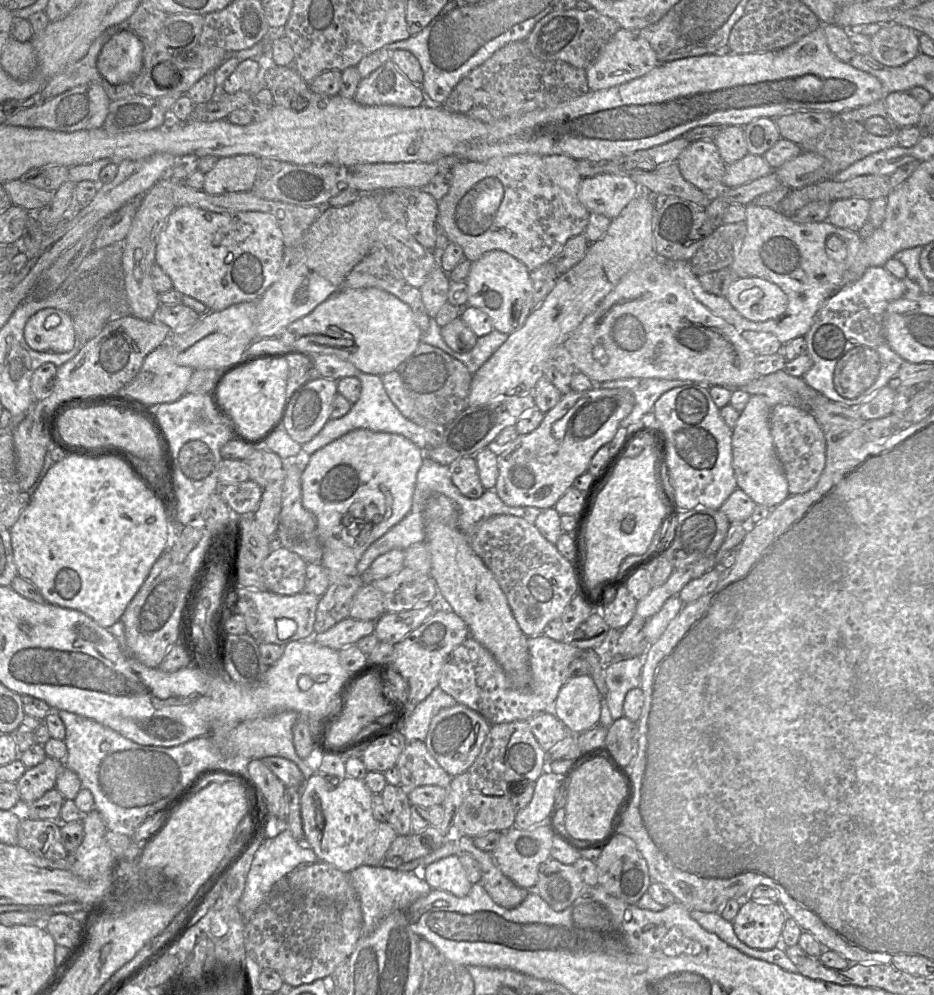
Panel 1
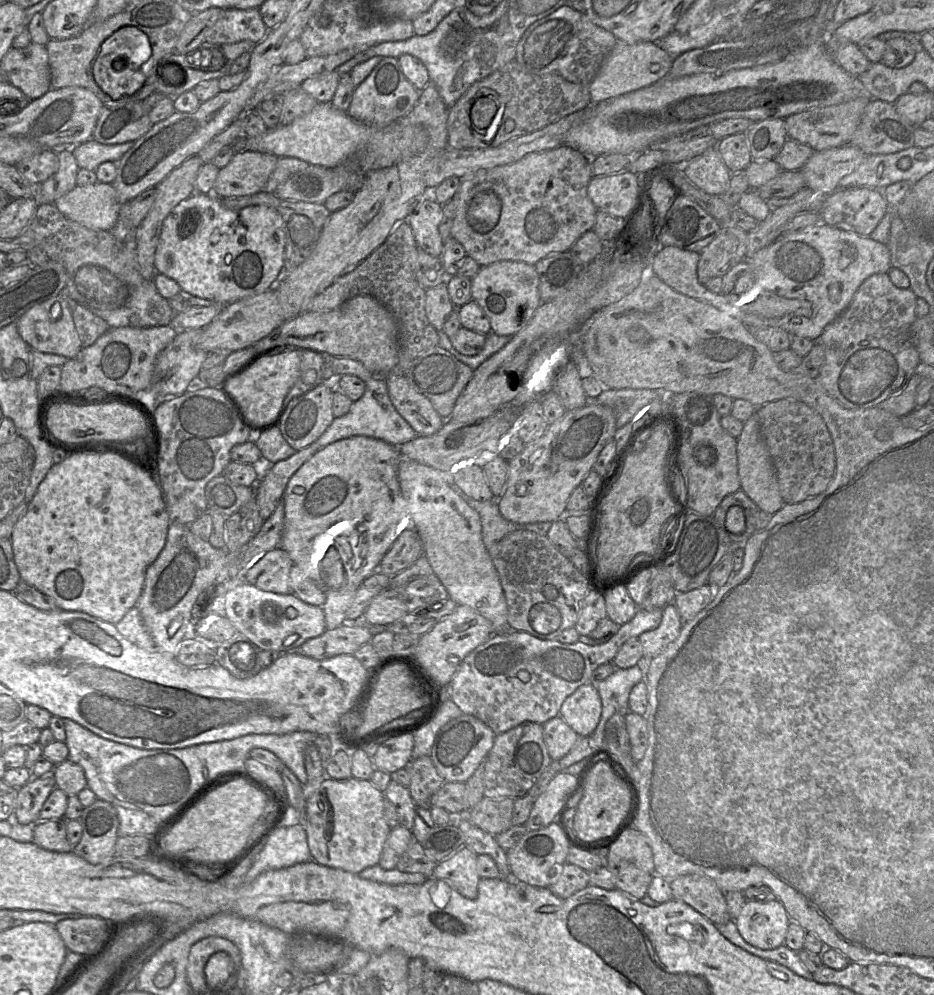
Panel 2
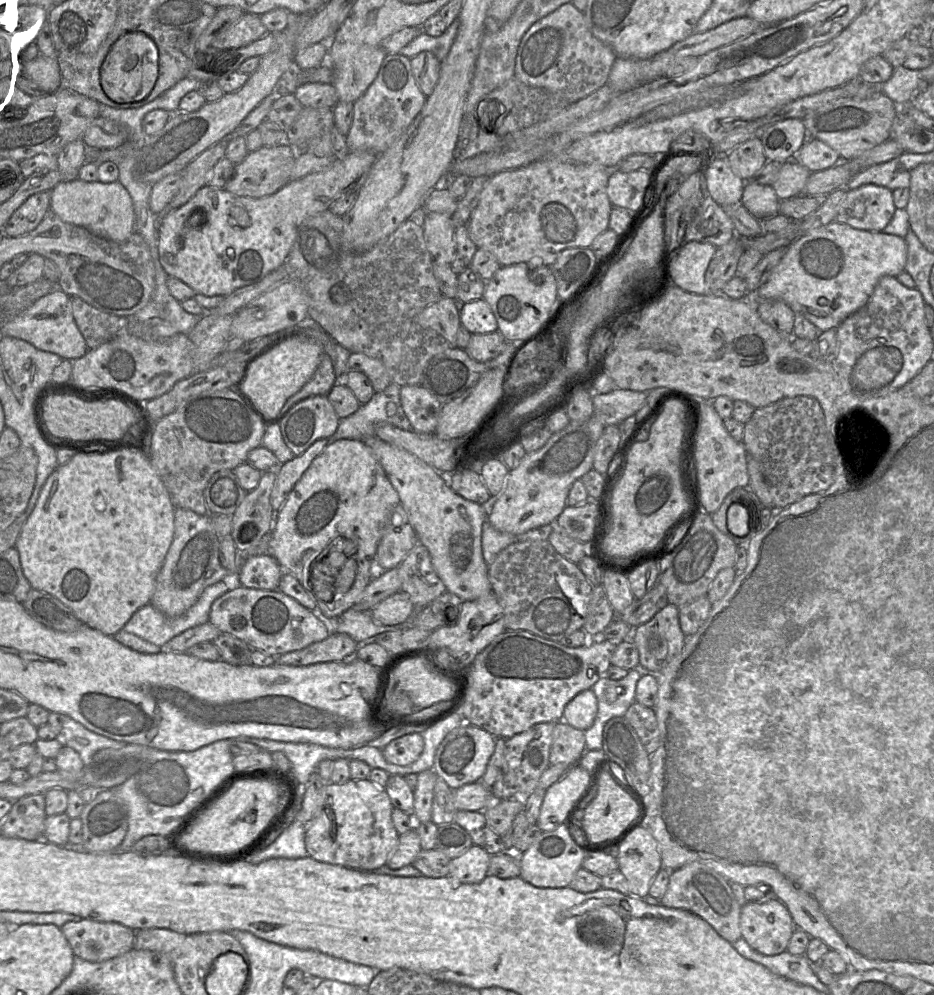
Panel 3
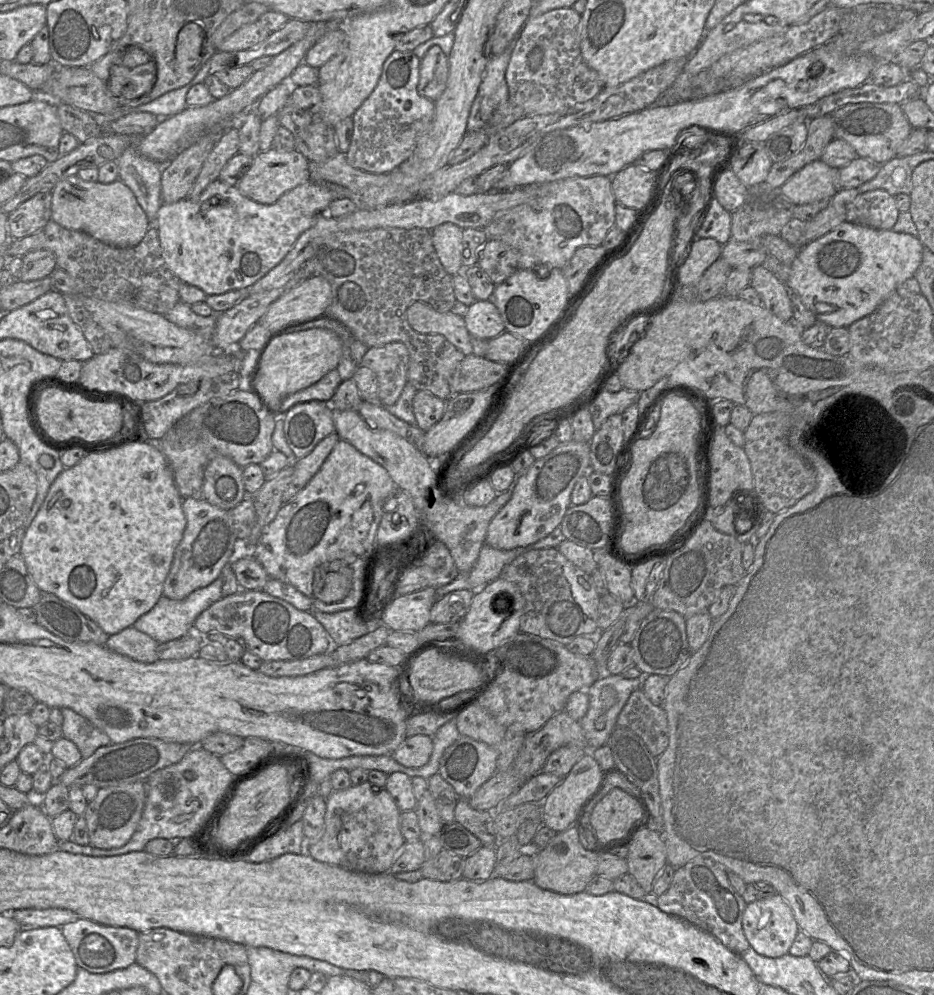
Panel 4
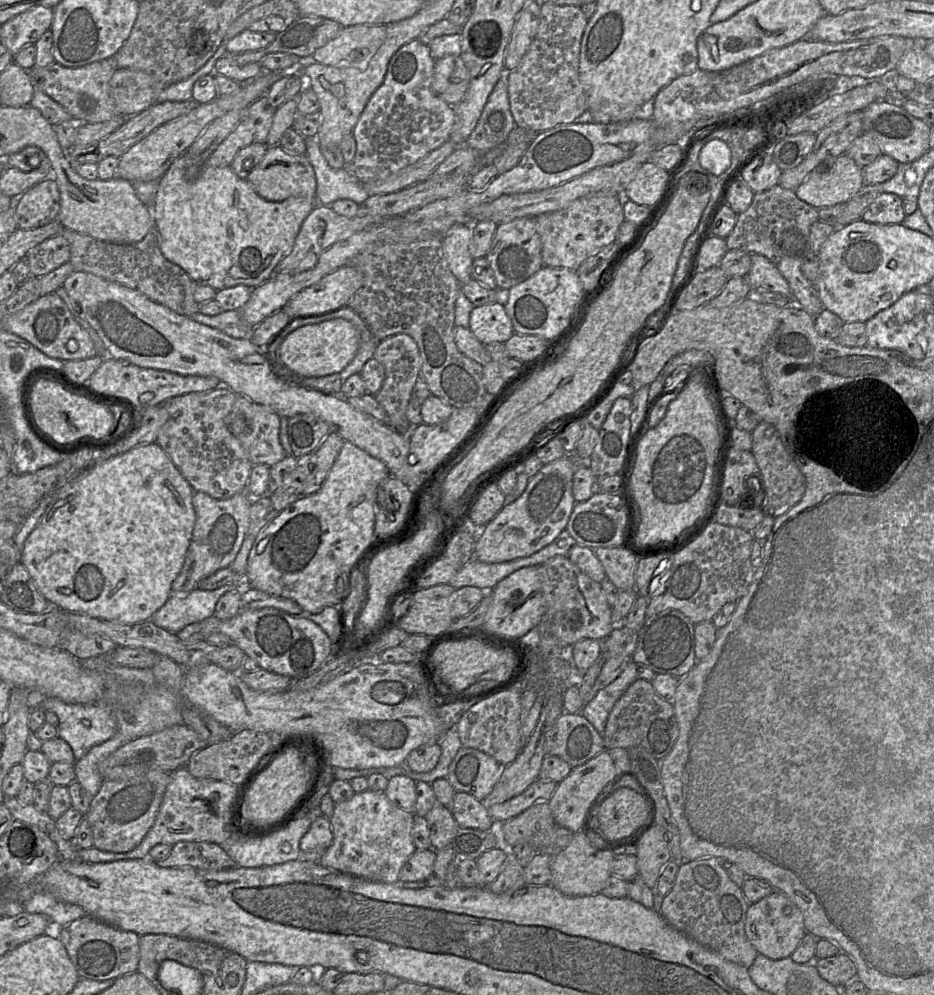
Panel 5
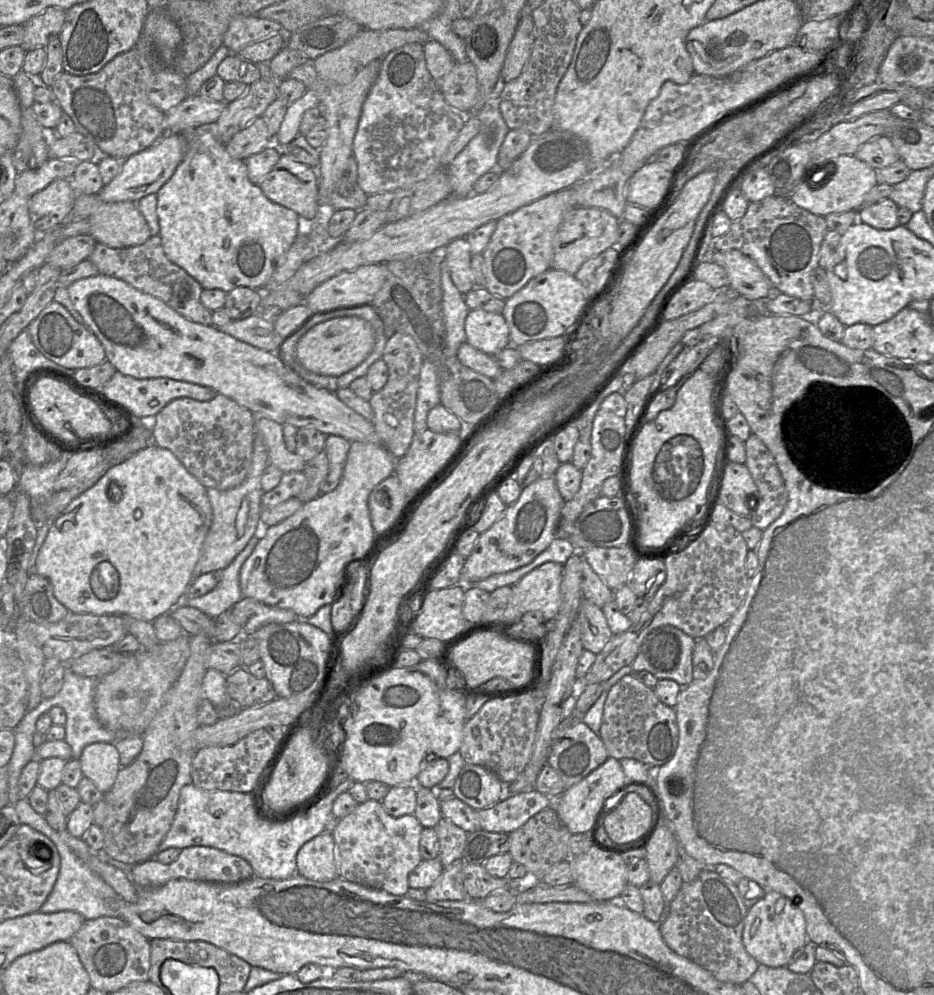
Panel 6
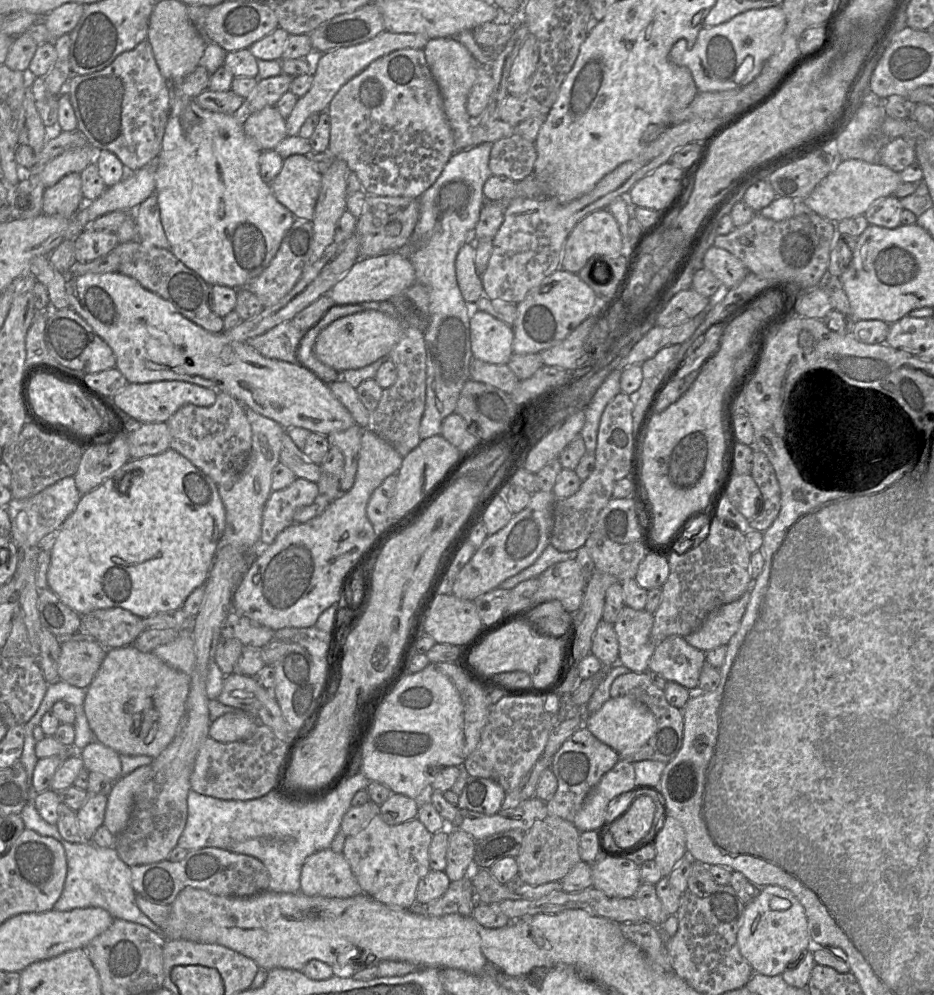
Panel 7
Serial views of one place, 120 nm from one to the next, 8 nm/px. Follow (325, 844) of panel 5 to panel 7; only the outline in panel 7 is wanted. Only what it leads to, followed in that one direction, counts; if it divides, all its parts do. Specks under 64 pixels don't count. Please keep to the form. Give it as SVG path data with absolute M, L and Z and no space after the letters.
M331 848L315 852L305 860L300 892L307 896L340 899L363 894L343 852L337 853Z

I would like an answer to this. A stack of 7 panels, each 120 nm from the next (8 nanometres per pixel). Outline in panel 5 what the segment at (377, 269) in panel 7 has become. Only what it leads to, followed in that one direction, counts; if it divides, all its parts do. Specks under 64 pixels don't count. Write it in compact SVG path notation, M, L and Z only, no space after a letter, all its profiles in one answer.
M345 265L325 275L317 283L295 294L282 310L290 317L297 315L320 314L332 309L348 306L353 294L362 286L363 275L354 265Z

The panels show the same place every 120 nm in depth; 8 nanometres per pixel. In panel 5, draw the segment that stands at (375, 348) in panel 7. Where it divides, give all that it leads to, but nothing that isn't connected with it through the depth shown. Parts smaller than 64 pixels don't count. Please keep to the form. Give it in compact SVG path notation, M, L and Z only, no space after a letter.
M335 318L300 327L288 334L277 350L277 358L299 377L325 377L340 373L351 363L359 342L360 333L356 326L344 318Z

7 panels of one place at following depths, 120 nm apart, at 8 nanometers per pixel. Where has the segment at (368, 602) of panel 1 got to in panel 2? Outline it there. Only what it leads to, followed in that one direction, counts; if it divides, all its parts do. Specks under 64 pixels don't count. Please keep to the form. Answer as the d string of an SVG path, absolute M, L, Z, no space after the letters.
M390 588L374 597L362 619L372 626L387 626L407 614L398 595Z

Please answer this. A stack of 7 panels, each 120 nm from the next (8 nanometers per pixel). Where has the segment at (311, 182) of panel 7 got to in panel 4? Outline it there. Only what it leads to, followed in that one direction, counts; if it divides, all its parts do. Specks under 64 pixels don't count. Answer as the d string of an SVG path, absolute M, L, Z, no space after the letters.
M271 147L254 156L250 167L236 186L244 196L262 204L272 204L286 192L309 181L311 181L309 160L302 153L295 149L279 151Z

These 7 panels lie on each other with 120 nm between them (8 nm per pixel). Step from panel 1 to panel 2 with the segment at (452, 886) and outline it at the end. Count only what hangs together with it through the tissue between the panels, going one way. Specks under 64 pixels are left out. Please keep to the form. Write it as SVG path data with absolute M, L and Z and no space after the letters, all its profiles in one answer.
M463 847L435 867L433 877L445 880L463 897L475 899L478 895L480 876L477 871L477 854Z

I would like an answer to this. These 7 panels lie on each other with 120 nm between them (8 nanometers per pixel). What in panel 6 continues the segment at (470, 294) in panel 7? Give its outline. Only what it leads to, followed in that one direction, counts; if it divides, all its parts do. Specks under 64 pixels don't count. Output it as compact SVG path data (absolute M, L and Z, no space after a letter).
M465 237L455 238L444 247L444 261L454 285L463 295L476 287L471 256L470 244Z

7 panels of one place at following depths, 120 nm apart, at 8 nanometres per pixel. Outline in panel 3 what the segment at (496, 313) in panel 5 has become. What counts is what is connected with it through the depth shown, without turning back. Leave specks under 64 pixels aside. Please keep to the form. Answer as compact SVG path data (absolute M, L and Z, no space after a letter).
M483 298L465 303L460 312L460 321L472 334L487 334L498 330L497 320Z

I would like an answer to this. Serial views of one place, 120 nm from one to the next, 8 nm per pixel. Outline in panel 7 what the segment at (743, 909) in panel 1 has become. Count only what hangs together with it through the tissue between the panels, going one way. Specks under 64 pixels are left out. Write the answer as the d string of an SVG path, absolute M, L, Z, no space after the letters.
M774 885L761 887L758 896L745 905L742 923L737 932L737 945L754 973L775 976L787 968L796 967L810 945L803 906L787 889Z

